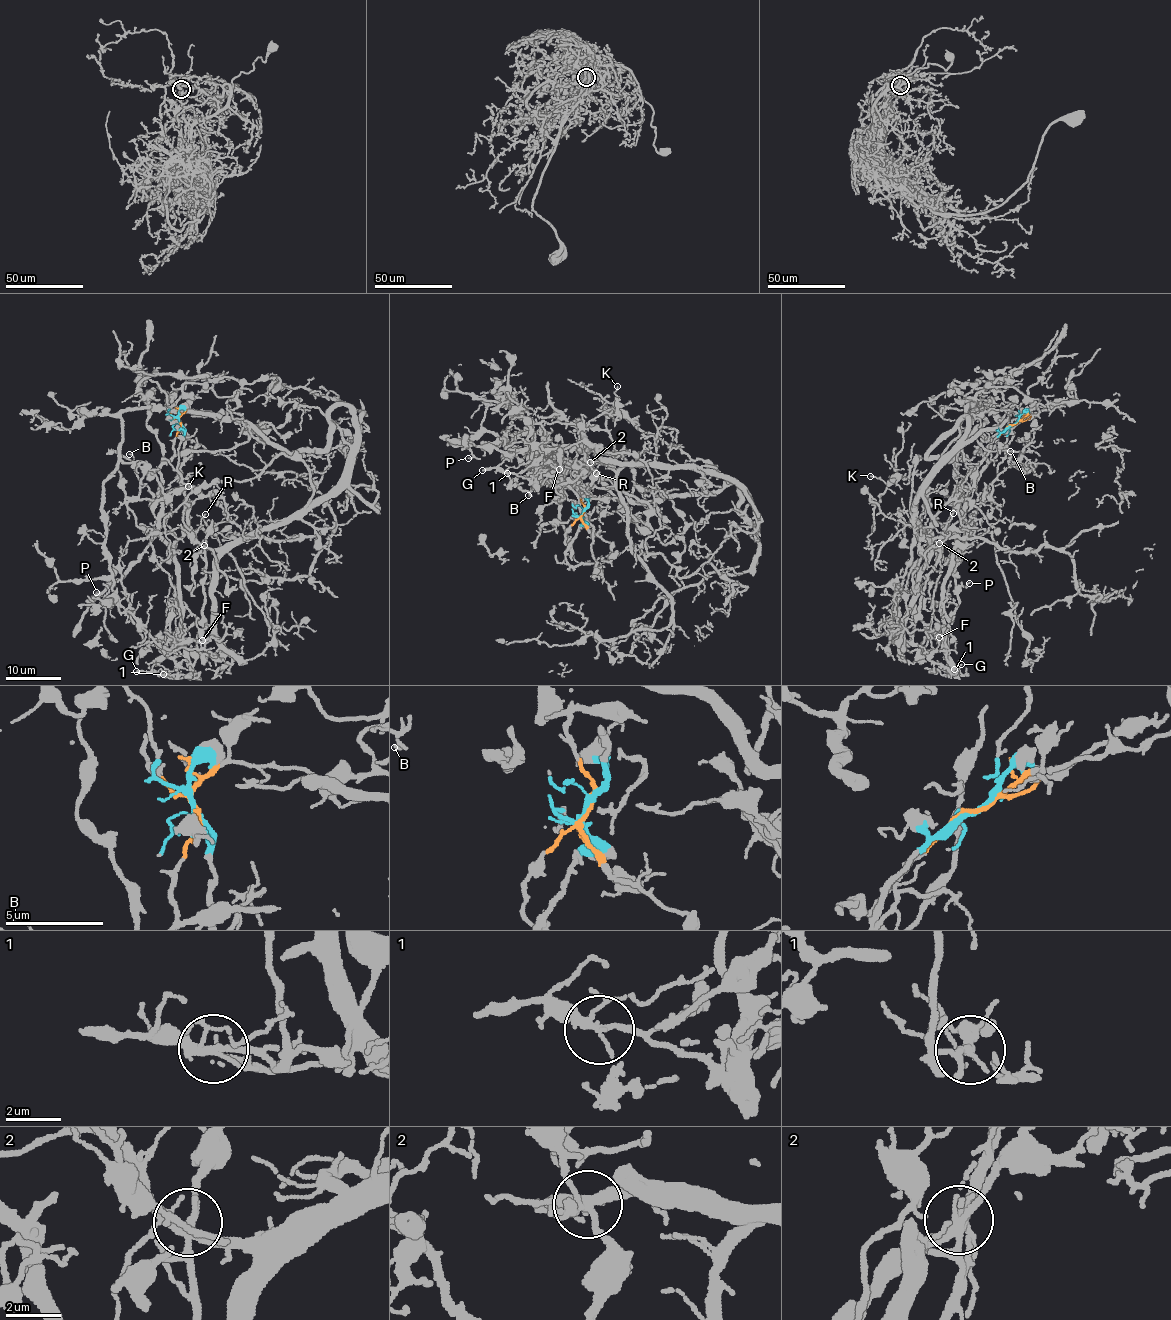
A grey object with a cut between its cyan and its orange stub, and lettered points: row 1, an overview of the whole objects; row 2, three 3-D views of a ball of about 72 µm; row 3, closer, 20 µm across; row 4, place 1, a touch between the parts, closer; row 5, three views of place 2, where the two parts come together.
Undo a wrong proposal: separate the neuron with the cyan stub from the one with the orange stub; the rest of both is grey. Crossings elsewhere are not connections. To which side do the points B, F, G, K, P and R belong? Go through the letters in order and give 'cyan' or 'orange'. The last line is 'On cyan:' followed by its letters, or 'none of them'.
B: cyan
F: orange
G: orange
K: cyan
P: orange
R: cyan
On cyan: B, K, R

